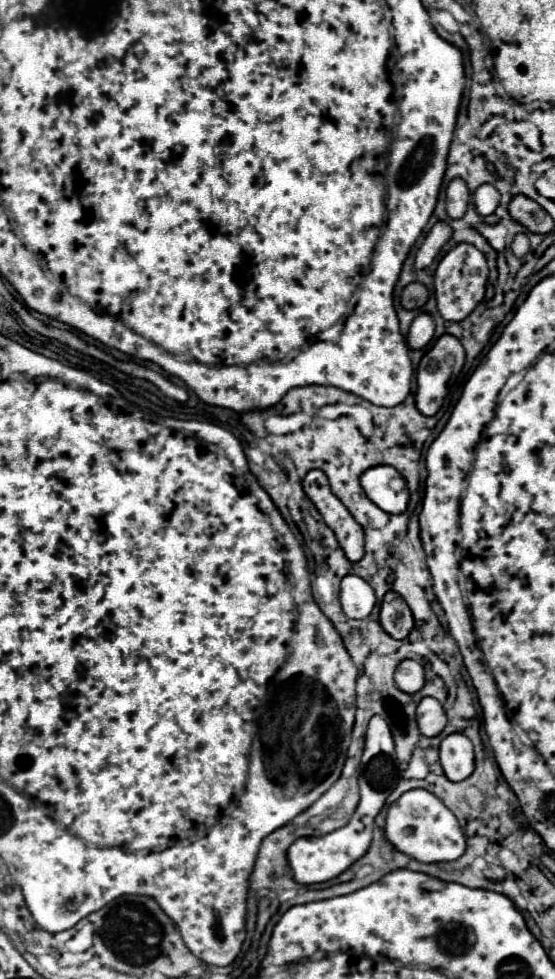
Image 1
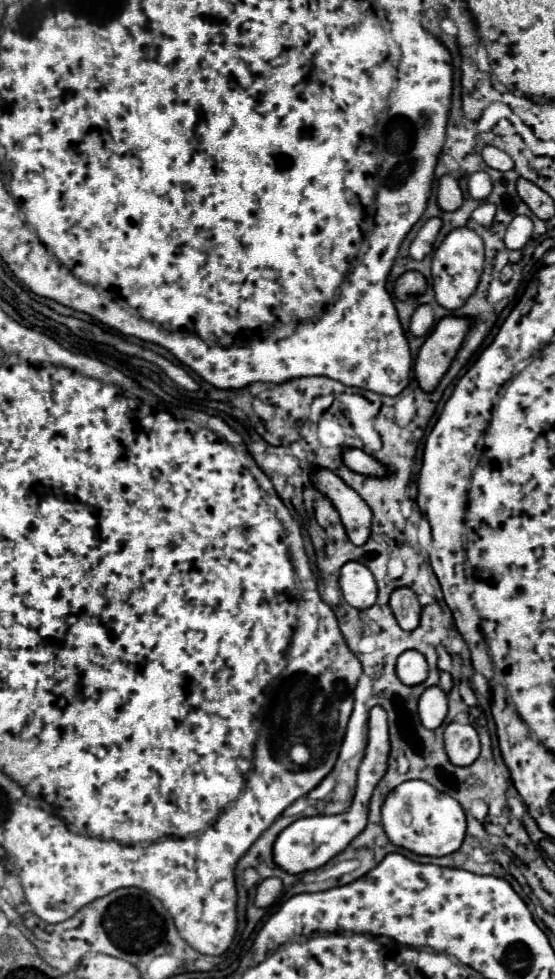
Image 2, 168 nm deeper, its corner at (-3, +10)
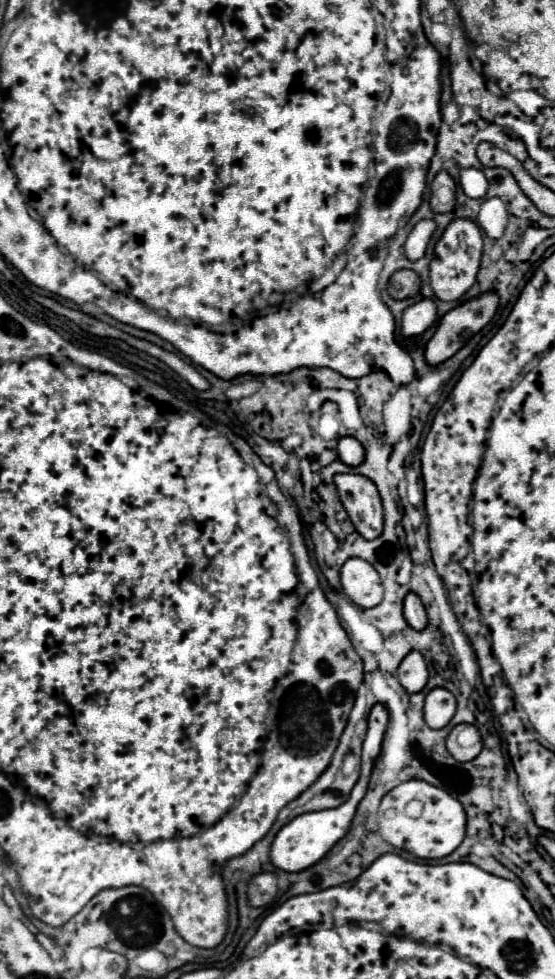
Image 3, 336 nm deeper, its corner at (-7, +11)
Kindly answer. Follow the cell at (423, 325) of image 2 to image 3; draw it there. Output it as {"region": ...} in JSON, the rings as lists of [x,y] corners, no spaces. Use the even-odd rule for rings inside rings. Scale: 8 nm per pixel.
{"region":[[[420,300],[404,310],[402,316],[402,334],[404,336],[420,336],[436,322],[436,302],[434,300]]]}

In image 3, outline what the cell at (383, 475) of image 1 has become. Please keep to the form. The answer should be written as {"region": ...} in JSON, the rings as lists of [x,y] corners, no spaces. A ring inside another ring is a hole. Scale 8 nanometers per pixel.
{"region":[[[350,436],[340,438],[336,452],[338,452],[338,458],[348,466],[360,466],[364,462],[364,448],[356,438],[350,438]]]}

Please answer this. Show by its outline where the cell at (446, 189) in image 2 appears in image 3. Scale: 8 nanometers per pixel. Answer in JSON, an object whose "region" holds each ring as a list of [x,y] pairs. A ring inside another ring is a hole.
{"region":[[[440,172],[432,184],[430,206],[434,212],[452,212],[456,204],[456,182],[448,172]]]}

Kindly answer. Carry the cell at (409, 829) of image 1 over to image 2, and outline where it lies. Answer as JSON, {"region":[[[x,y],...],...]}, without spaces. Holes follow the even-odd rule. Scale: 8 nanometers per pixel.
{"region":[[[404,781],[390,791],[382,803],[382,825],[392,845],[404,847],[416,855],[444,857],[462,845],[466,833],[466,815],[456,799],[440,793],[426,781]]]}

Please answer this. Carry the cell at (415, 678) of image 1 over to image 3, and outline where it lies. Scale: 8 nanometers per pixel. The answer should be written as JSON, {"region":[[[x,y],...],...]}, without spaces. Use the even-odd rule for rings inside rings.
{"region":[[[418,650],[408,652],[406,658],[400,662],[398,680],[410,694],[420,692],[426,686],[428,668],[426,668],[426,662],[424,662],[424,656]]]}

